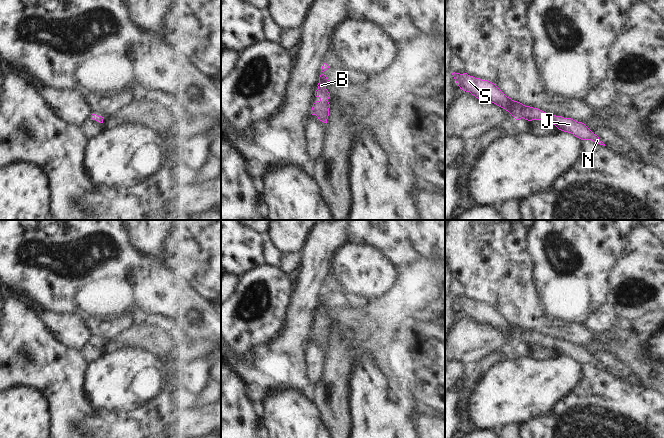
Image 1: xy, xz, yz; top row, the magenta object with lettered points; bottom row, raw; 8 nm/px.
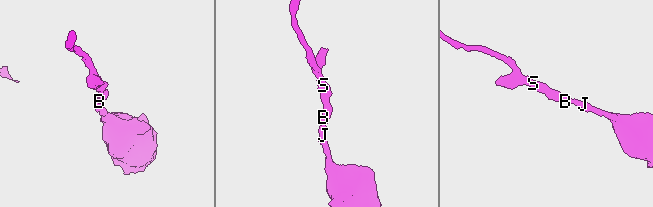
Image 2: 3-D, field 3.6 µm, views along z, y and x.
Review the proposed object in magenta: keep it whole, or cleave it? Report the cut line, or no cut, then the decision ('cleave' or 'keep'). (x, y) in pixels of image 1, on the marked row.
cut none; keep

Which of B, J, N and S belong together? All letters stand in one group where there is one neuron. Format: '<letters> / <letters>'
B J N S

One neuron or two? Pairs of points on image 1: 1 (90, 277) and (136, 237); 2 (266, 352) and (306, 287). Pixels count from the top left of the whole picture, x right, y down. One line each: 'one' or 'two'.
1: two
2: one

